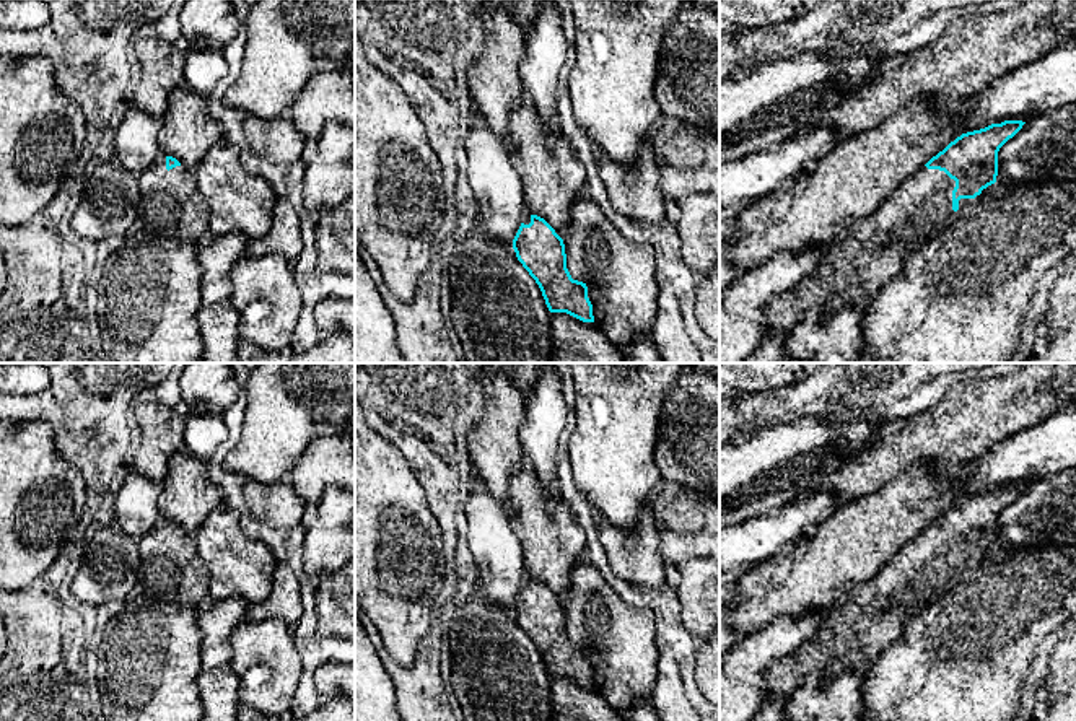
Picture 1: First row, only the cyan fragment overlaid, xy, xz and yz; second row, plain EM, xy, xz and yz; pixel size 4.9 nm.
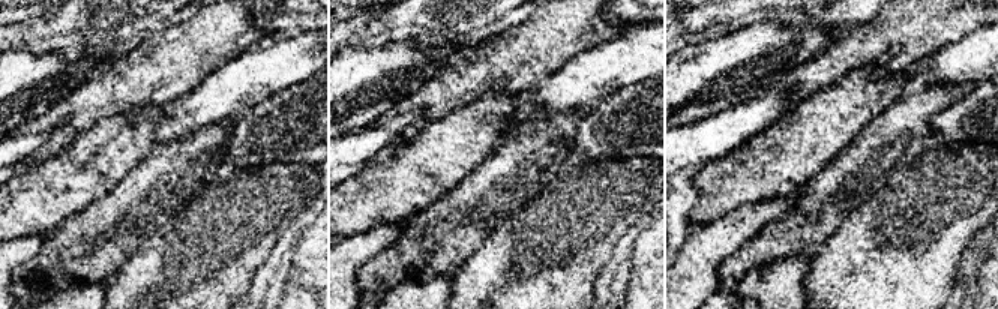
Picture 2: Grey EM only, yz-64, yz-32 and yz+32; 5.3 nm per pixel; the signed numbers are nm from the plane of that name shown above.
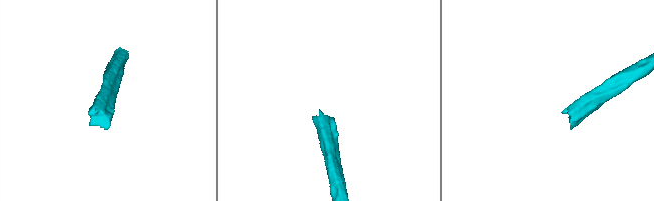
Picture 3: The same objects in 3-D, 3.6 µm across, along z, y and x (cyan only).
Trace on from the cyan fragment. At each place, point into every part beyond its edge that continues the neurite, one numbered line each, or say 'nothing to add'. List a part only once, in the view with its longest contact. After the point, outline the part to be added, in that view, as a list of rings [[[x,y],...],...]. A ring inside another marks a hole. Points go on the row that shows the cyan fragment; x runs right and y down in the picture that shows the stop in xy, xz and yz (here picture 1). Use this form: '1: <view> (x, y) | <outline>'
1: yz (865, 259) | [[[920,168],[912,177],[869,216],[856,223],[848,233],[830,243],[829,252],[817,267],[793,290],[775,296],[763,309],[770,327],[768,337],[785,337],[809,312],[827,319],[833,311],[851,304],[869,303],[902,269],[902,264],[928,241],[946,231],[972,199],[960,199],[959,210],[952,210],[956,181],[944,171]]]

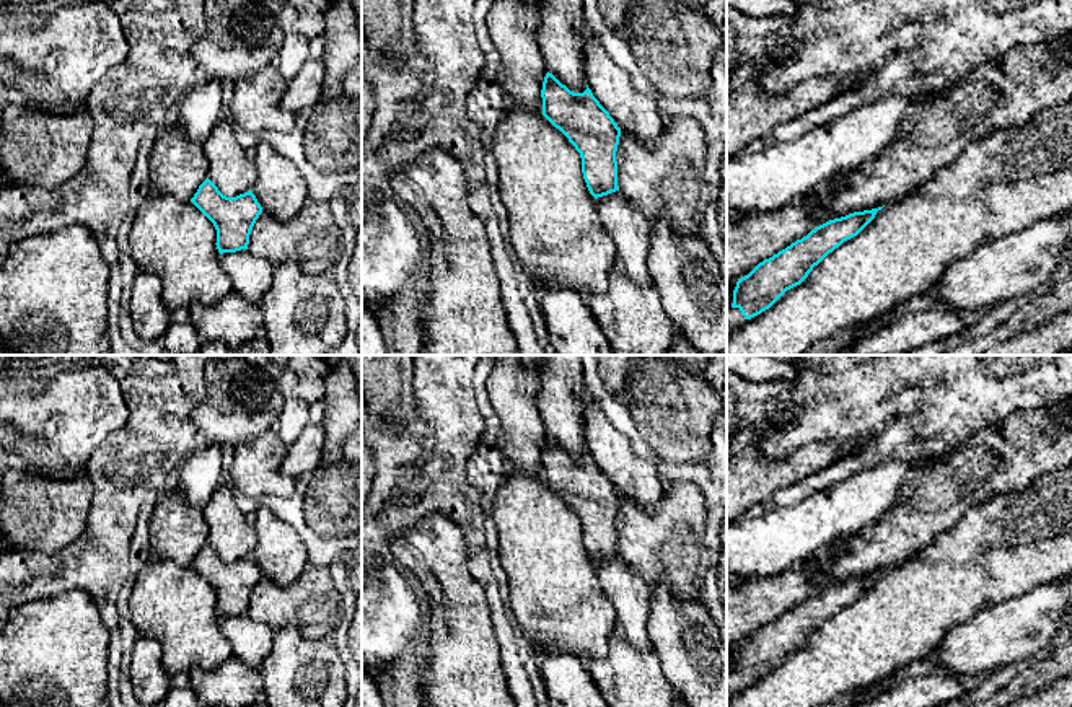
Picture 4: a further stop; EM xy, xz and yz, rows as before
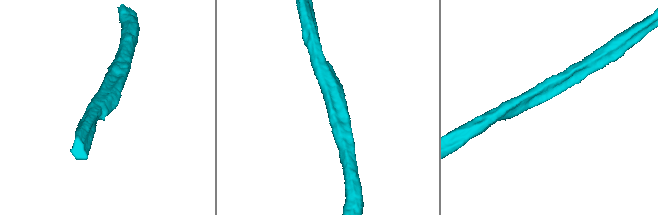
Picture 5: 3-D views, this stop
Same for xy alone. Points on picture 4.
nothing to add

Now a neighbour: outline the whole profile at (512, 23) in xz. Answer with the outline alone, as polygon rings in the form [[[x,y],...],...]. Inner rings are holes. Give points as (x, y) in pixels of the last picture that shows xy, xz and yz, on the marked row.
[[[494,0],[487,16],[489,34],[502,60],[500,81],[508,104],[543,112],[543,81],[547,73],[538,44],[538,11],[525,0]]]

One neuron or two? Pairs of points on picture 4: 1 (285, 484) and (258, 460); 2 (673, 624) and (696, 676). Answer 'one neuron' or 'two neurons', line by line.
1: one neuron
2: one neuron

